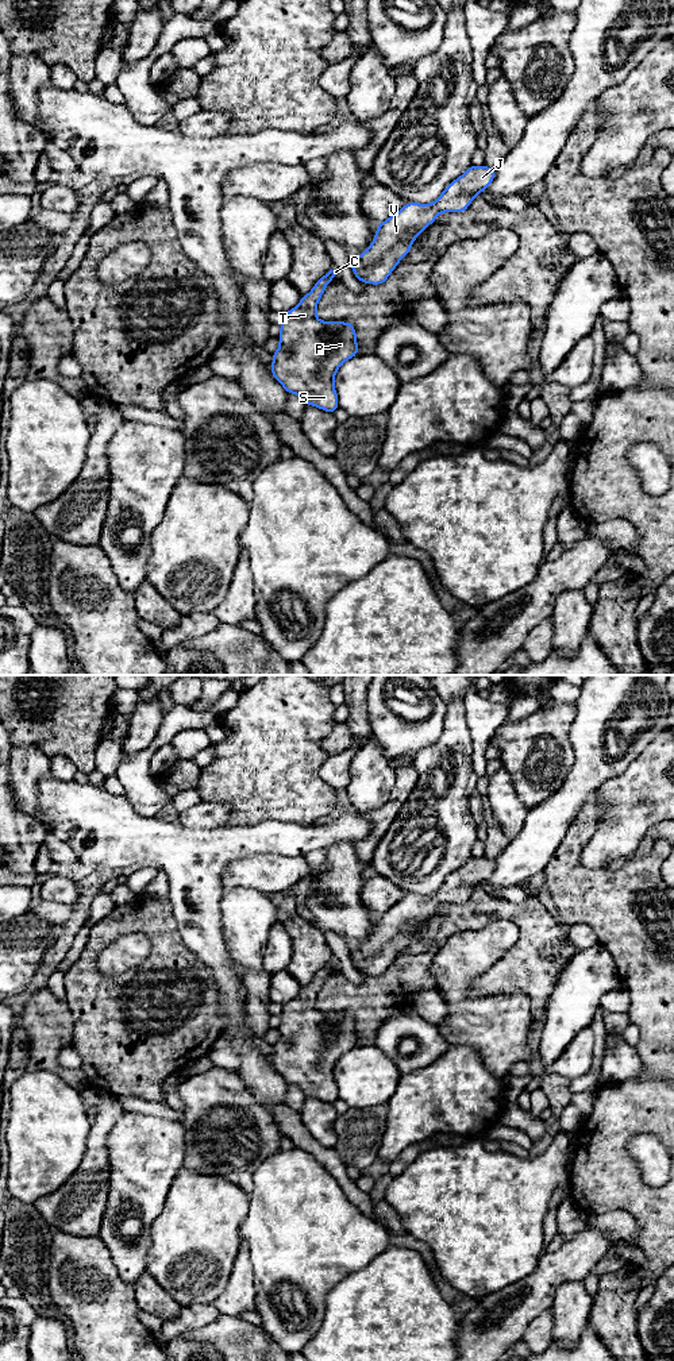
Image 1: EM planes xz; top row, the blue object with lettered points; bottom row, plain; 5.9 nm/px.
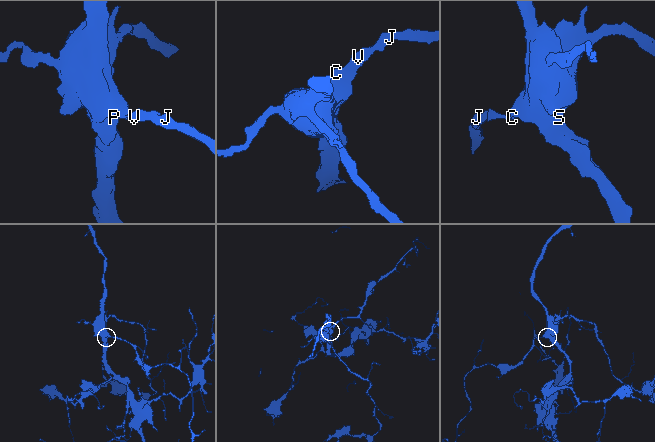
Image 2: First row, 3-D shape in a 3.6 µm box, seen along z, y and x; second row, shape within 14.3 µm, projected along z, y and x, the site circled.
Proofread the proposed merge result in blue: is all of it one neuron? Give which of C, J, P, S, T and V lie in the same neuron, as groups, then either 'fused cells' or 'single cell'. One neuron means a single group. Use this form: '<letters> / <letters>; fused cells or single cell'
C J P S T V; single cell

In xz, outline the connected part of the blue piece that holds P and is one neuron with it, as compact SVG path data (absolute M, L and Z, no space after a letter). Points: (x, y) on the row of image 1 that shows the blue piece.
M334 266L321 277L313 289L303 296L292 311L282 313L280 347L273 354L271 374L288 393L297 394L305 405L315 405L326 412L334 413L338 405L334 379L338 367L355 356L358 352L357 333L351 323L320 321L316 317L317 302L331 279L339 274Z

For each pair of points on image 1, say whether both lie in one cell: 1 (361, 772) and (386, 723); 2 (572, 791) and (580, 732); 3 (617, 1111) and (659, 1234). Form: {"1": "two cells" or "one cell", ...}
{"1": "two cells", "2": "one cell", "3": "one cell"}

